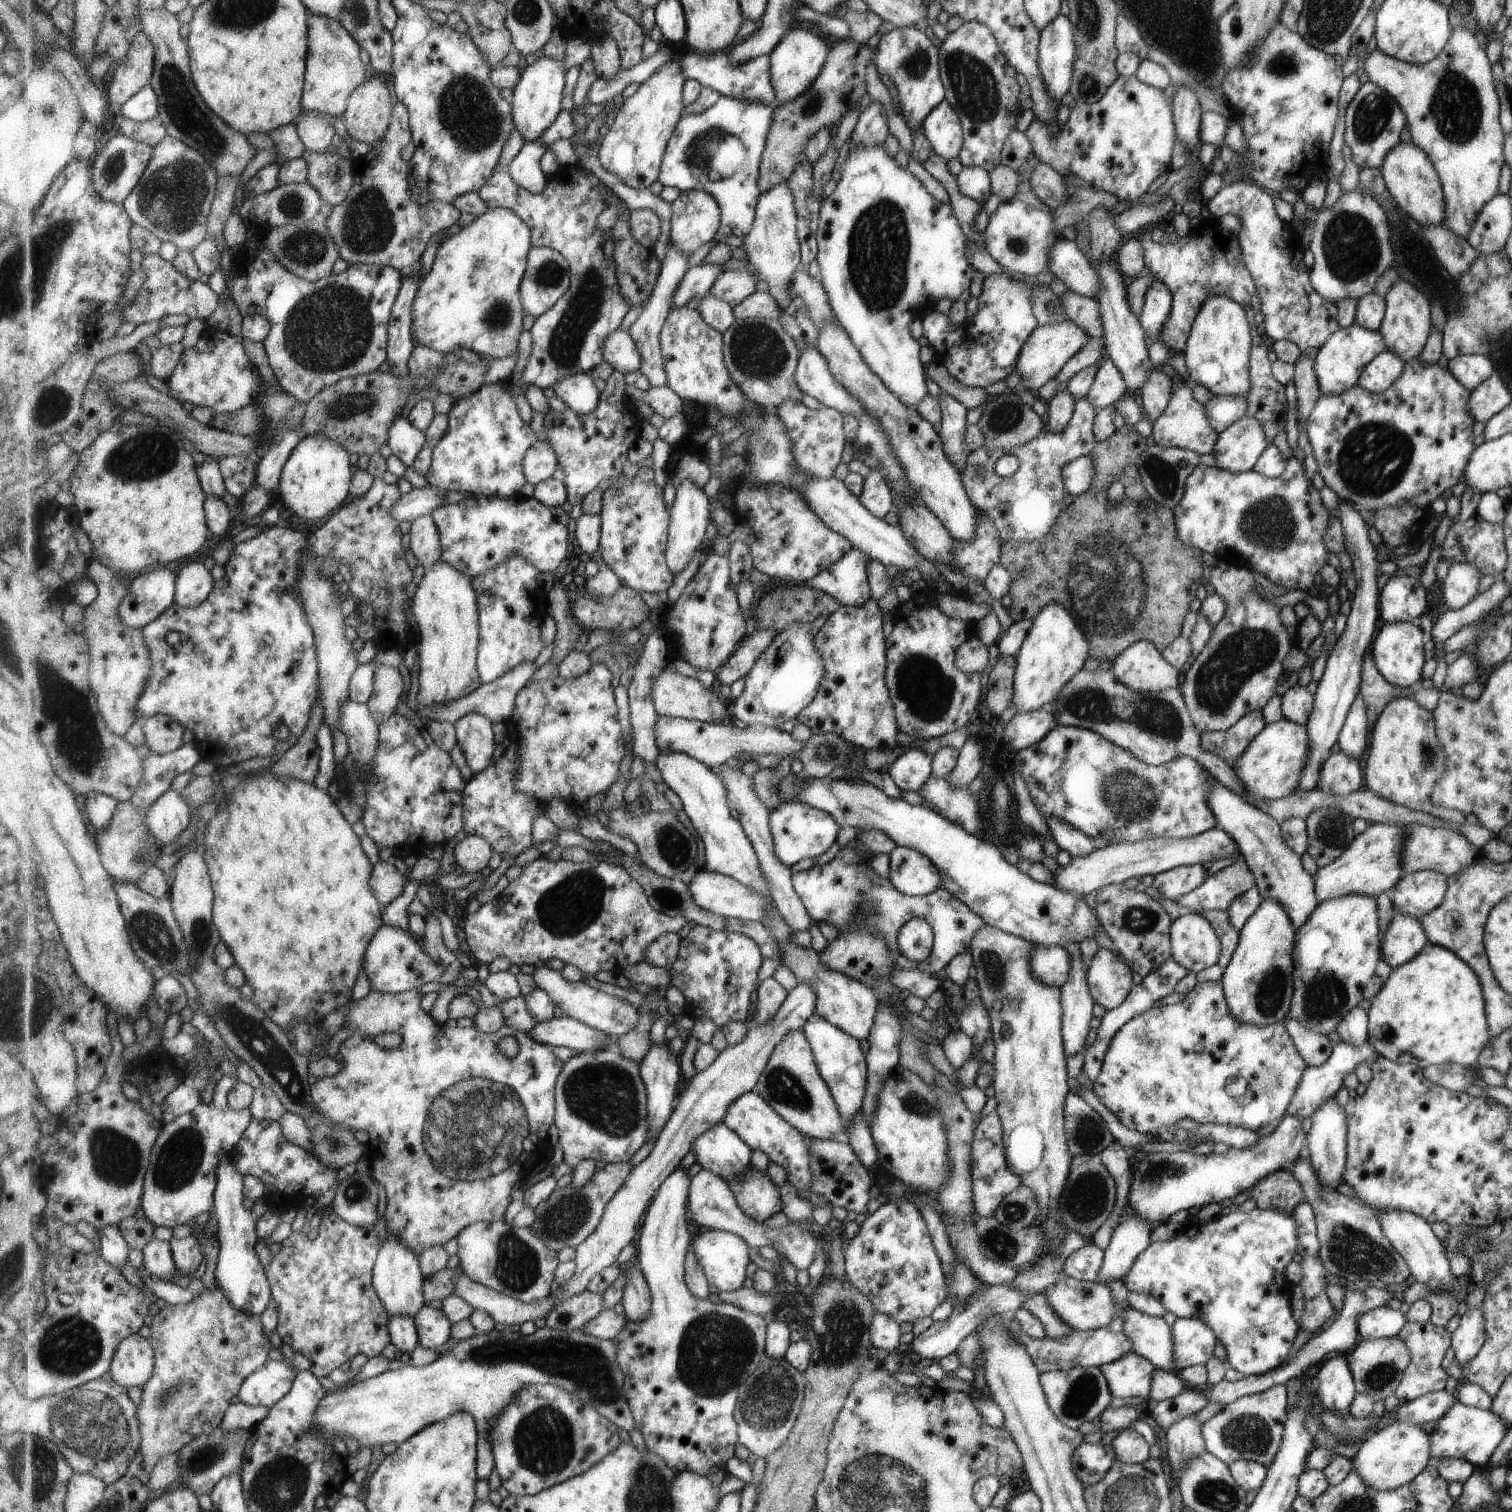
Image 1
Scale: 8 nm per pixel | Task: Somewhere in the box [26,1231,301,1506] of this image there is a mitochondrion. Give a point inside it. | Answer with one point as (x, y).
(95, 1428)

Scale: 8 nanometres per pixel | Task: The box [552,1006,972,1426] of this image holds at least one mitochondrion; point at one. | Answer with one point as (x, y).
(717, 1350)

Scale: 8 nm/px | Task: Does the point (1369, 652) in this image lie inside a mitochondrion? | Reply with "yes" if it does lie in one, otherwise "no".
no

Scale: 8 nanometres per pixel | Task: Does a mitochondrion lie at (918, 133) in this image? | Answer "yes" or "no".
no

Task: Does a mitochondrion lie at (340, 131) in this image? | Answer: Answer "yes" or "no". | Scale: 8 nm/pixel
no

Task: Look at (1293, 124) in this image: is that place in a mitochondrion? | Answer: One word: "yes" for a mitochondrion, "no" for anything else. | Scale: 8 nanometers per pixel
no

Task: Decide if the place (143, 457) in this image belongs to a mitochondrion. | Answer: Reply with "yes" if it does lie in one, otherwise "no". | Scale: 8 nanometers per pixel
yes

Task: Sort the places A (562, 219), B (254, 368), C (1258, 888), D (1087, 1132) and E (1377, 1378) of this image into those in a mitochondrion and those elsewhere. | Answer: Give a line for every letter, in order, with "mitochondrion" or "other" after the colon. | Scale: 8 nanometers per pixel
A: other
B: other
C: other
D: mitochondrion
E: mitochondrion

